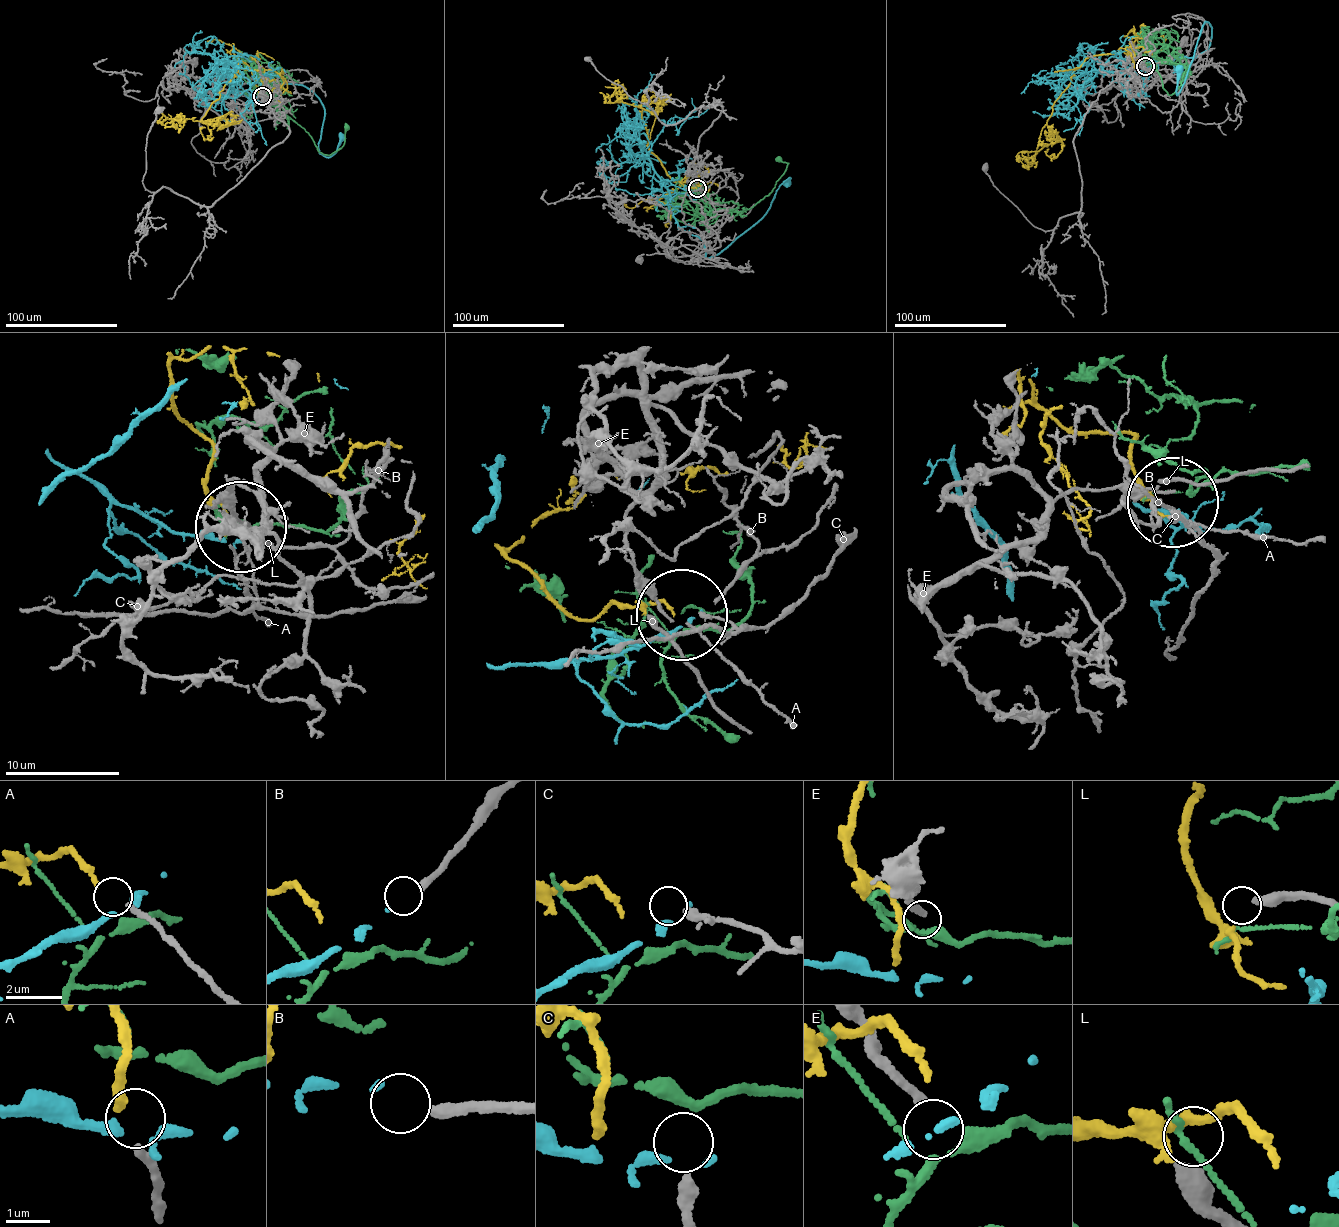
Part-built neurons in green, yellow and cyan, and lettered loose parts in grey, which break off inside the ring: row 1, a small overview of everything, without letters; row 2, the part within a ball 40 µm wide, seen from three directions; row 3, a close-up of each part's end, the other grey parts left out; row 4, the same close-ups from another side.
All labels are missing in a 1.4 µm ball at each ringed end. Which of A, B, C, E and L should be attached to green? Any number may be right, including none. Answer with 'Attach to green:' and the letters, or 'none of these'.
Attach to green: none of these

